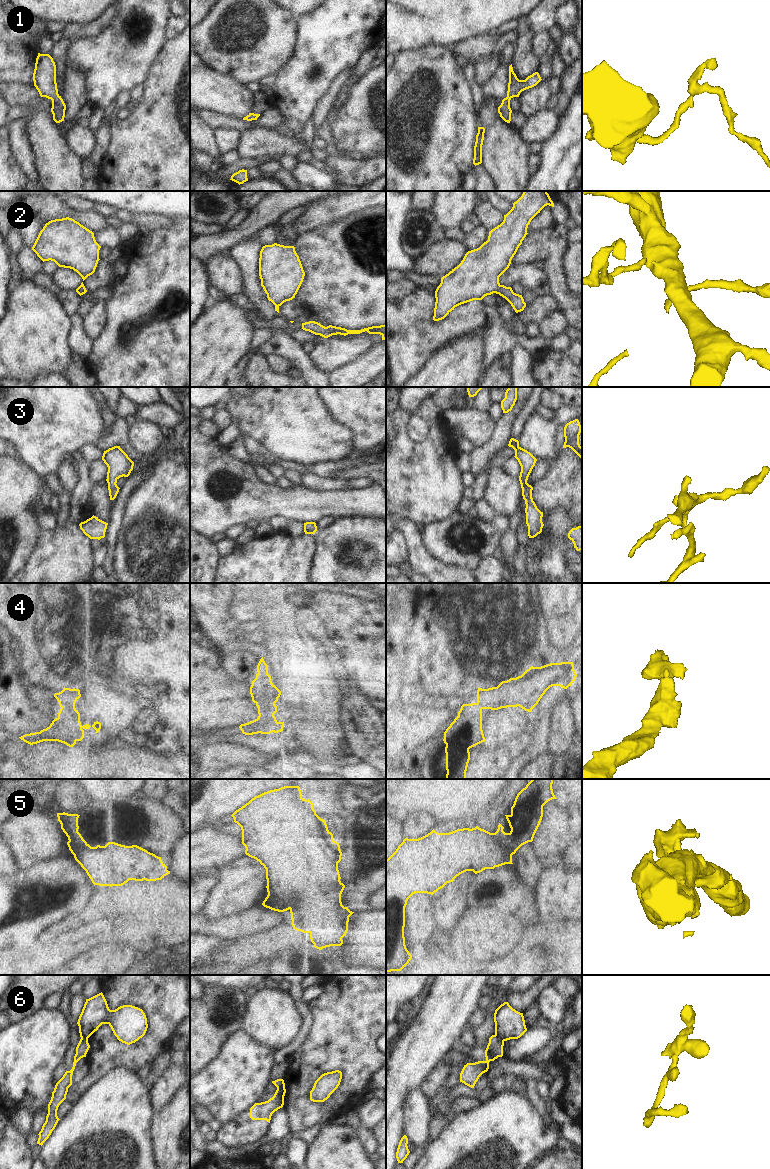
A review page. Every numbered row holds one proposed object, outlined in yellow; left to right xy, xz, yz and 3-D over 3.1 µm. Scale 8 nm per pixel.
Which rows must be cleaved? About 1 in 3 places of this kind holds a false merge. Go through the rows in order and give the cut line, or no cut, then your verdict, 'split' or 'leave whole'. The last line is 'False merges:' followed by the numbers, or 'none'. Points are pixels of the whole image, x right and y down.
1: no cut; leave whole
2: no cut; leave whole
3: no cut; leave whole
4: no cut; leave whole
5: cut in xz along (268, 893), (271, 897), (283, 900), (289, 908); split
6: cut in yz along (495, 1034), (503, 1042); split
False merges: 5, 6

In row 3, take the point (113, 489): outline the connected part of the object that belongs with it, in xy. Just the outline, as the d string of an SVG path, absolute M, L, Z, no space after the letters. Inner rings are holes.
M114 446L104 451L102 460L108 467L107 483L110 500L114 500L119 492L117 480L120 477L128 477L133 470L134 462L128 455L120 448Z

